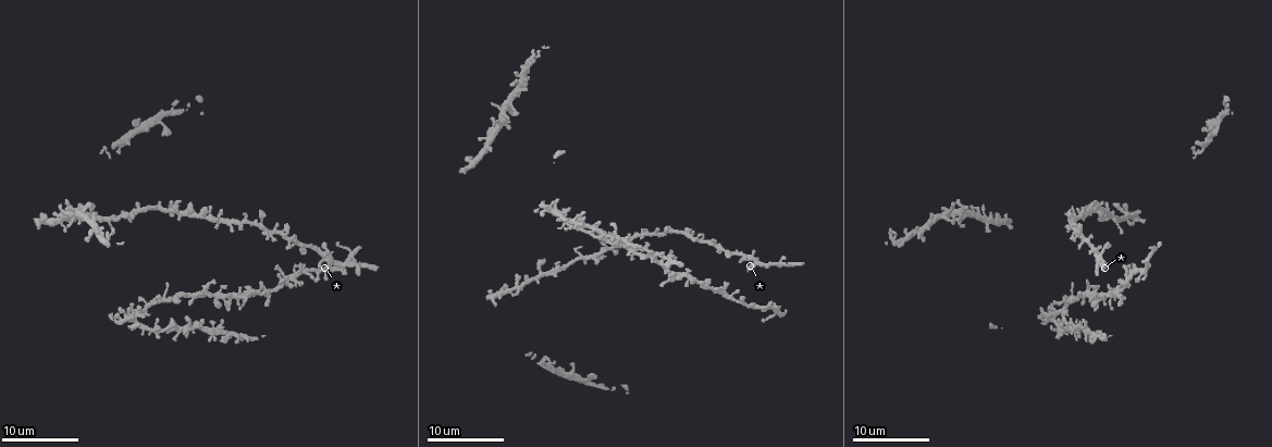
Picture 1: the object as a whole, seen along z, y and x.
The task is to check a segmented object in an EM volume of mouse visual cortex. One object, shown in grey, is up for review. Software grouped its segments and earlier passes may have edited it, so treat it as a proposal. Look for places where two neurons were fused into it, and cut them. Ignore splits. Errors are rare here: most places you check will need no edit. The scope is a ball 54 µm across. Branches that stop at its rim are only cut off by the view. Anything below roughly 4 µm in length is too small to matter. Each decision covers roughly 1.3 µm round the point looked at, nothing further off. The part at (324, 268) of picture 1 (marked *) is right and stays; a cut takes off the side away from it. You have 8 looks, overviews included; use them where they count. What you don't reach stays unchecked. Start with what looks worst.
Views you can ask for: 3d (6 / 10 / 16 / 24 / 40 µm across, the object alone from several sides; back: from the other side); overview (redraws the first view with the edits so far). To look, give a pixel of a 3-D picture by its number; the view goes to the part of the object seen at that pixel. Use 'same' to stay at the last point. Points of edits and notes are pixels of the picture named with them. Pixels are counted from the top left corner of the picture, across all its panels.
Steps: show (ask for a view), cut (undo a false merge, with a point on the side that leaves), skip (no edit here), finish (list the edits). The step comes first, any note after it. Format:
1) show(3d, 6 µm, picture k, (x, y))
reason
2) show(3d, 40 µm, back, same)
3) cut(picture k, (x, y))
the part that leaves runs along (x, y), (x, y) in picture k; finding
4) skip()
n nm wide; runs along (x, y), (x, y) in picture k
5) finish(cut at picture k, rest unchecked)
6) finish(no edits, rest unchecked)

show(3d, 6 µm, picture 1, (636, 254))
narrows sharply

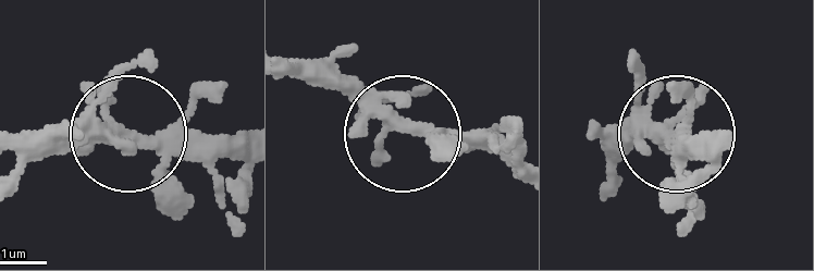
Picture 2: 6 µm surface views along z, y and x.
skip()
continuous, no second neuron

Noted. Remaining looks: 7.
show(3d, 16 µm, picture 1, (1109, 295))
sudden change in width

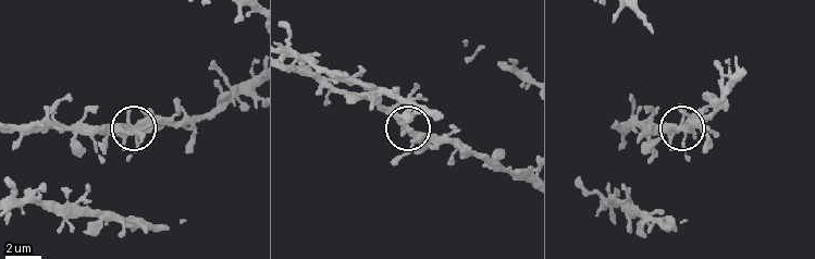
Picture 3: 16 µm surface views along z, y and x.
skip()
continuous, no second neuron

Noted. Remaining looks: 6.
show(3d, 16 µm, picture 1, (667, 232))
arms run side by side

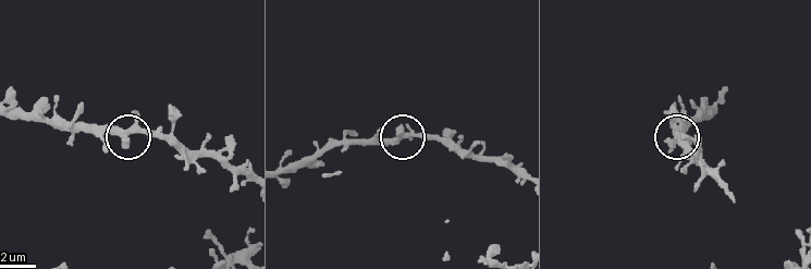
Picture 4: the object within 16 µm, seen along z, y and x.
show(3d, 16 µm, back, picture 4, (401, 138))

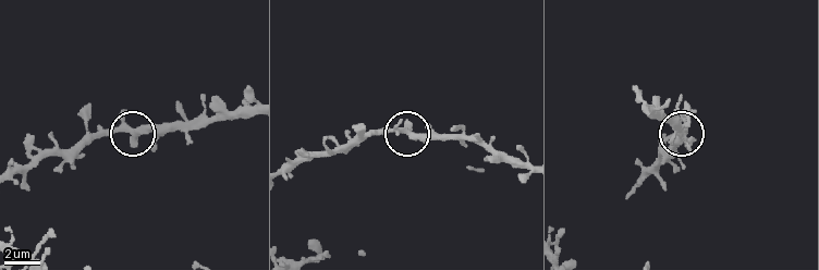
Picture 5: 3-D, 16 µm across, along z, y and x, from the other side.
skip()
350 nm wide; runs along (13, 176), (48, 156), (74, 151), (109, 132), (183, 132) in picture 5; one neuron here

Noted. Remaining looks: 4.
show(3d, 6 µm, picture 1, (173, 297))
side arm on a straight run

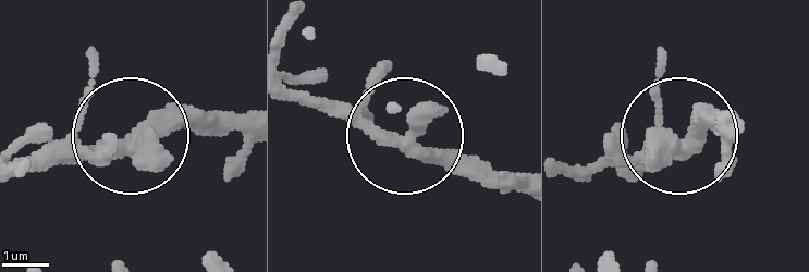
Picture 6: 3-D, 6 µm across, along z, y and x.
skip()
3 arms; one neuron here

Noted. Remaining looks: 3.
finish(no edits, rest unchecked)

